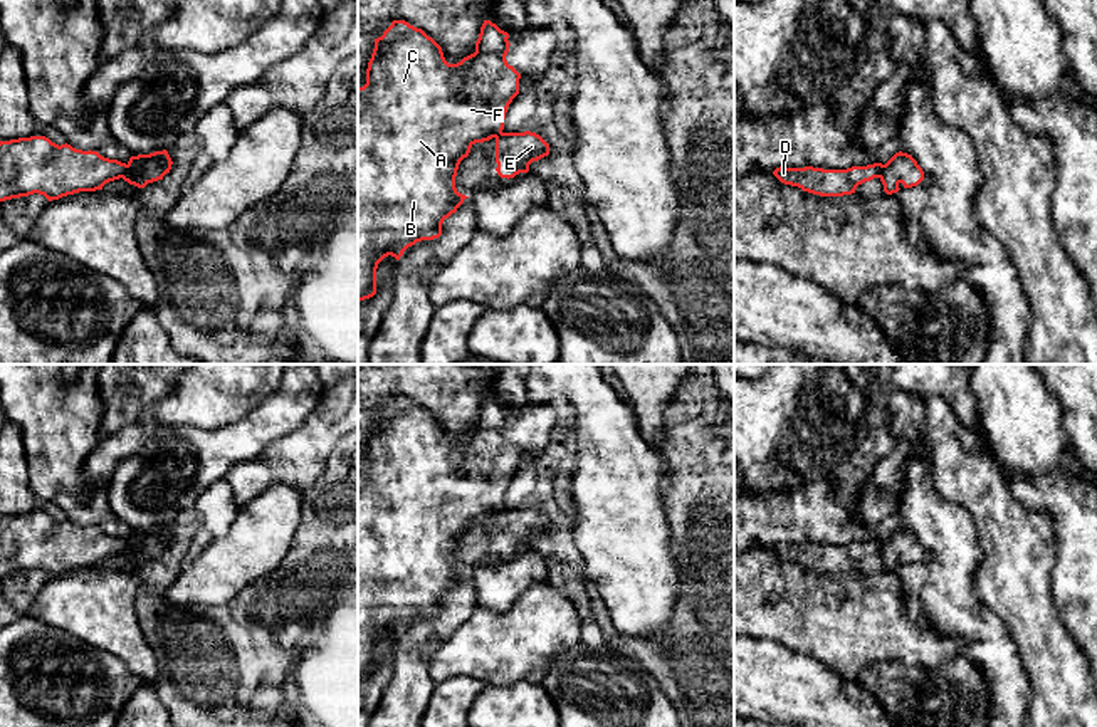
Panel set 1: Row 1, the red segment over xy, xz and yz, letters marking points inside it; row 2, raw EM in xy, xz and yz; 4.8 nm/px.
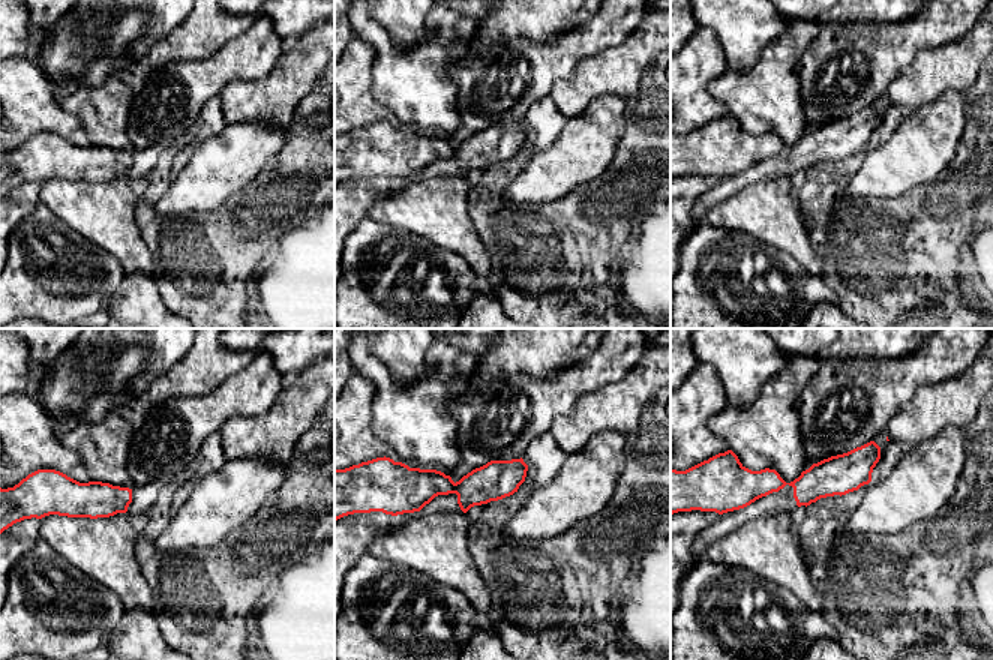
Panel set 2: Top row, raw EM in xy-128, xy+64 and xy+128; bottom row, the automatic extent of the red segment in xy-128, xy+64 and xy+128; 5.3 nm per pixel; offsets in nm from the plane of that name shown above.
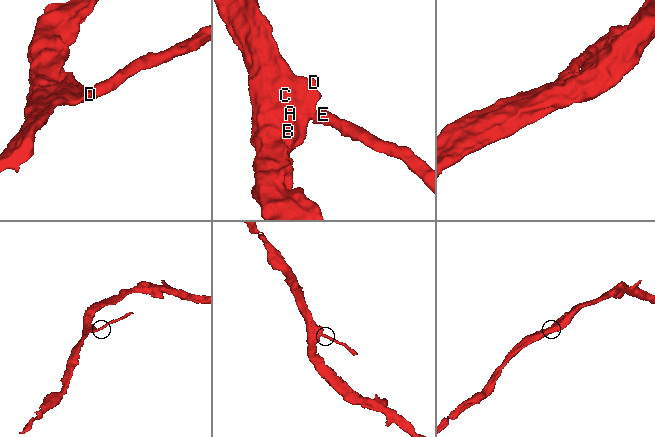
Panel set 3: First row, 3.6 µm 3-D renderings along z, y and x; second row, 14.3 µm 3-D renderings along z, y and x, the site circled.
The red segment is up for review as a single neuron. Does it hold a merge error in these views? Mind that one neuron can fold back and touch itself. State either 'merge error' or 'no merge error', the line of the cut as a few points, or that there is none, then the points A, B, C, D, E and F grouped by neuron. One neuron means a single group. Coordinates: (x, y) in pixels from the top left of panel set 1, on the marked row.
merge error; cut xy (128, 165), (121, 177); groups A B C D F / E

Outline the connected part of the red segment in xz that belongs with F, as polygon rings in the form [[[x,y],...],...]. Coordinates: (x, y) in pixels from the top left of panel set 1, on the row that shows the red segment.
[[[393,20],[375,49],[366,84],[358,87],[358,302],[376,294],[378,264],[422,240],[442,235],[442,223],[464,203],[455,188],[459,165],[475,143],[502,134],[521,74],[507,64],[509,34],[484,20],[475,52],[449,64],[422,29]]]

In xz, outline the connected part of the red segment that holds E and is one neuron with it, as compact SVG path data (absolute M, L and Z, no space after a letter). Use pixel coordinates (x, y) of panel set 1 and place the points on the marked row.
M502 133L496 138L496 163L501 178L528 173L529 165L549 154L549 144L536 133Z

